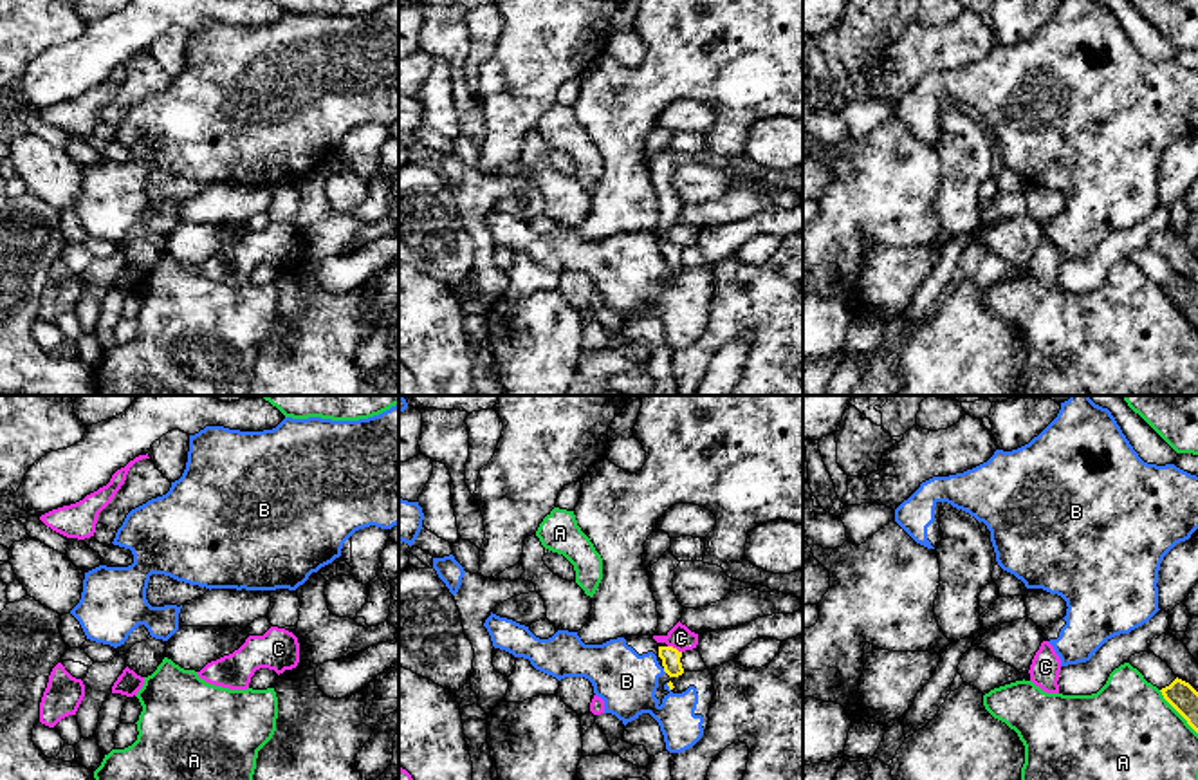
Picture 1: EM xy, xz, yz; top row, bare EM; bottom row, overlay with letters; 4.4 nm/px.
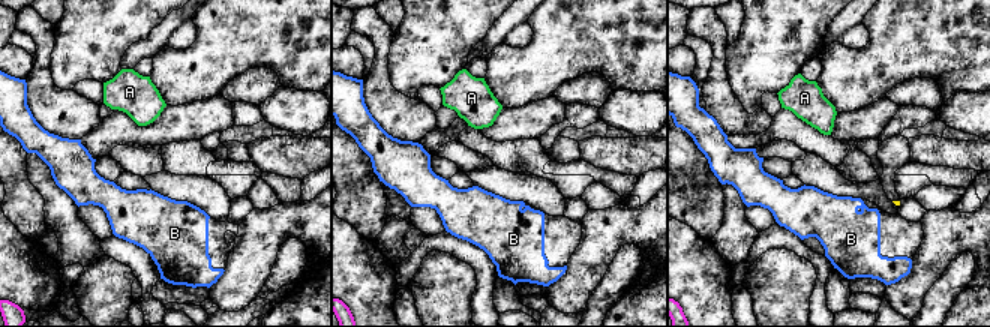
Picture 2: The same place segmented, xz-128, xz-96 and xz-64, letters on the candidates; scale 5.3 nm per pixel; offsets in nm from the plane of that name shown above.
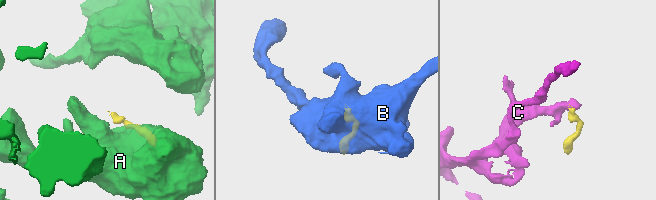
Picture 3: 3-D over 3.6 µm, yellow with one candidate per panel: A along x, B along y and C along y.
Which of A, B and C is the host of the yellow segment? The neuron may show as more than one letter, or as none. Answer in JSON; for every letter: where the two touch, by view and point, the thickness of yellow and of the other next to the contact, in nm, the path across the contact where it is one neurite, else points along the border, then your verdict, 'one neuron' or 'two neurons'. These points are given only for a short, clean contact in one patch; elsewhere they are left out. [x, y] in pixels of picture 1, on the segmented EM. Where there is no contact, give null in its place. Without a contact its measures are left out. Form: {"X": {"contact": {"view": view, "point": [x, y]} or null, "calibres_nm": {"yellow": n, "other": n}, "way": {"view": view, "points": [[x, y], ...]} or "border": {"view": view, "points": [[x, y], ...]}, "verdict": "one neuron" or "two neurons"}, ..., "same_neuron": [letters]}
{"A": {"contact": {"view": "yz", "point": [1177, 710]}, "calibres_nm": {"yellow": 120, "other": 440}, "verdict": "two neurons"}, "B": {"contact": {"view": "xz", "point": [664, 670]}, "calibres_nm": {"yellow": 90, "other": 260}, "border": {"view": "xz", "points": [[663, 668], [666, 672]]}, "verdict": "two neurons"}, "C": {"contact": {"view": "xz", "point": [675, 649]}, "calibres_nm": {"yellow": 90, "other": 110}, "border": {"view": "xz", "points": [[668, 645], [681, 652]]}, "verdict": "two neurons"}, "same_neuron": []}

